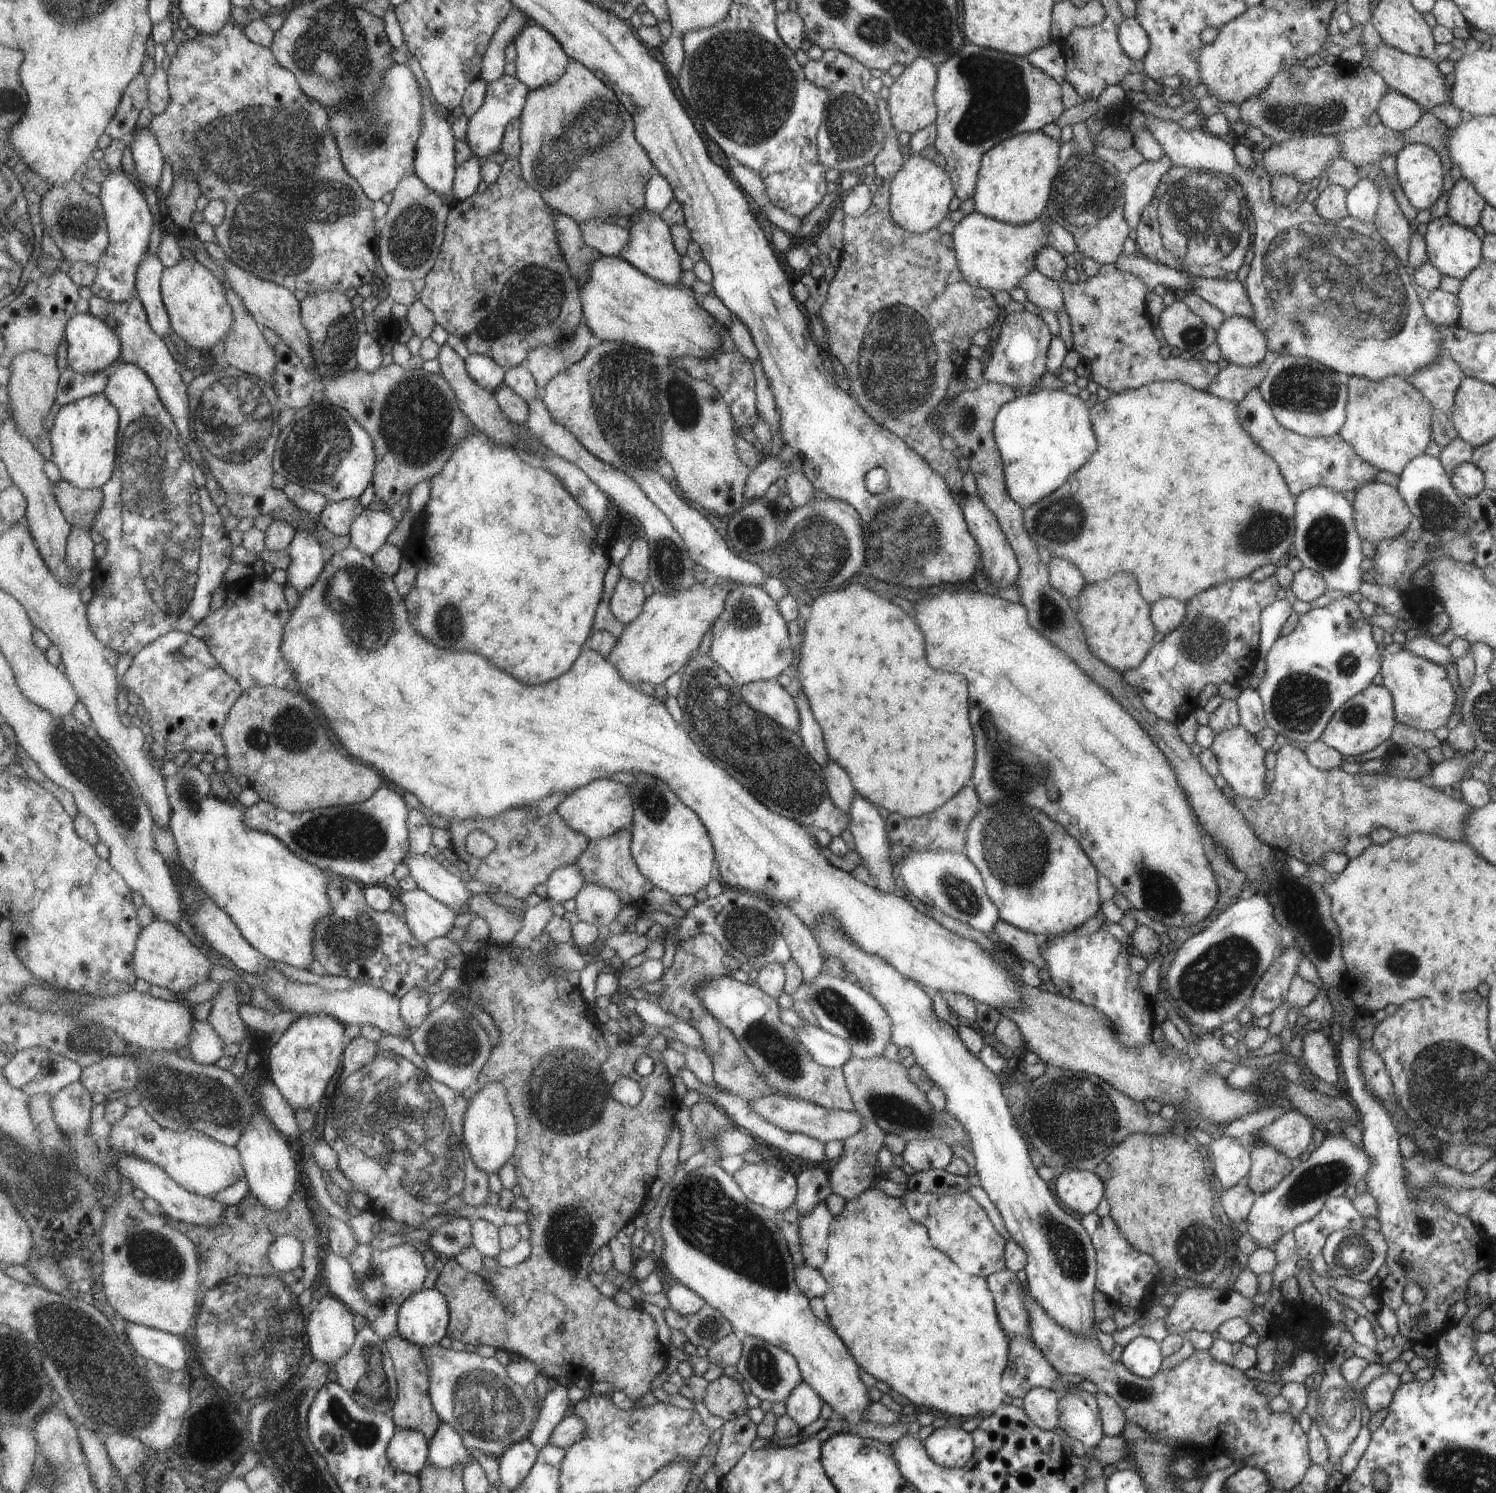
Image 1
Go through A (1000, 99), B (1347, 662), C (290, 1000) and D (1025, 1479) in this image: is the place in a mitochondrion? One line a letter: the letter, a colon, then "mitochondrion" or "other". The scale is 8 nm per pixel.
A: mitochondrion
B: mitochondrion
C: other
D: other

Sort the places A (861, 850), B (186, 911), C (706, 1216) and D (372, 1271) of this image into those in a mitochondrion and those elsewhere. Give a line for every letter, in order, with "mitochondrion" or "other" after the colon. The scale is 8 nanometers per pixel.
A: other
B: other
C: mitochondrion
D: mitochondrion

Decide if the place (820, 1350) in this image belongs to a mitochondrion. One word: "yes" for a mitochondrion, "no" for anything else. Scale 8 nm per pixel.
no

